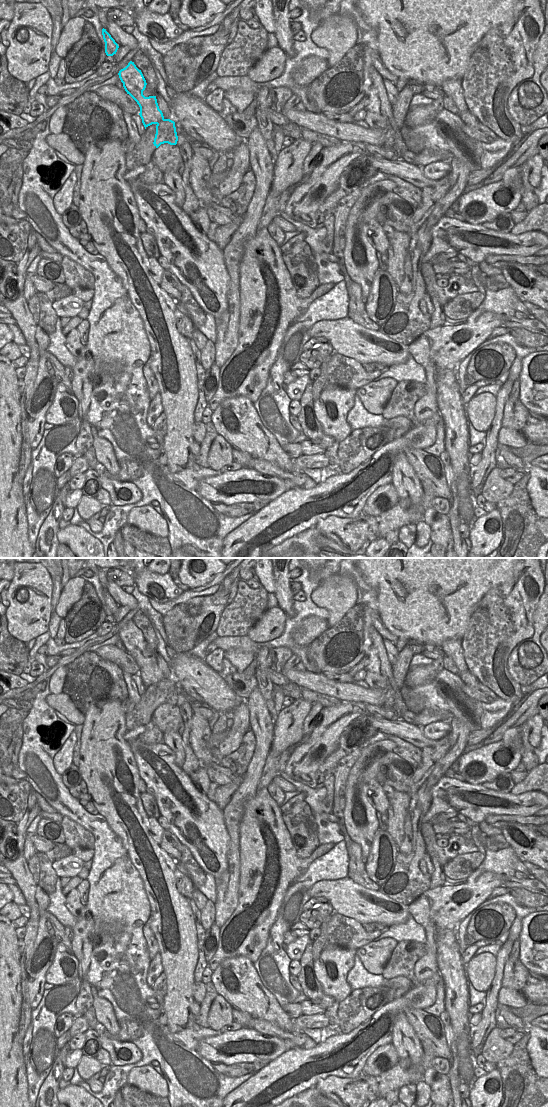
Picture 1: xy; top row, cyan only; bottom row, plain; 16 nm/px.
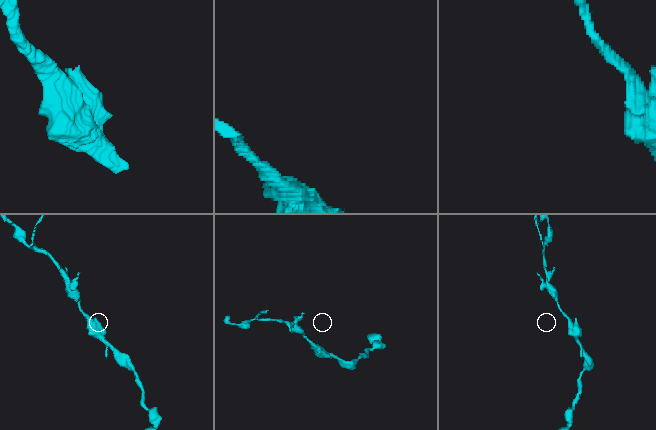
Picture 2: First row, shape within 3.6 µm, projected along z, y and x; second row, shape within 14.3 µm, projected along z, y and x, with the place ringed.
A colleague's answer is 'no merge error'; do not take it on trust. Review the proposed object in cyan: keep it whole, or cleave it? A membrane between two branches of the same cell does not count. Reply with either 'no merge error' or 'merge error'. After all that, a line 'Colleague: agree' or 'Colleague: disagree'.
no merge error
Colleague: agree

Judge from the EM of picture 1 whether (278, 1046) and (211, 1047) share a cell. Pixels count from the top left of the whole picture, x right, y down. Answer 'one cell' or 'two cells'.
one cell

